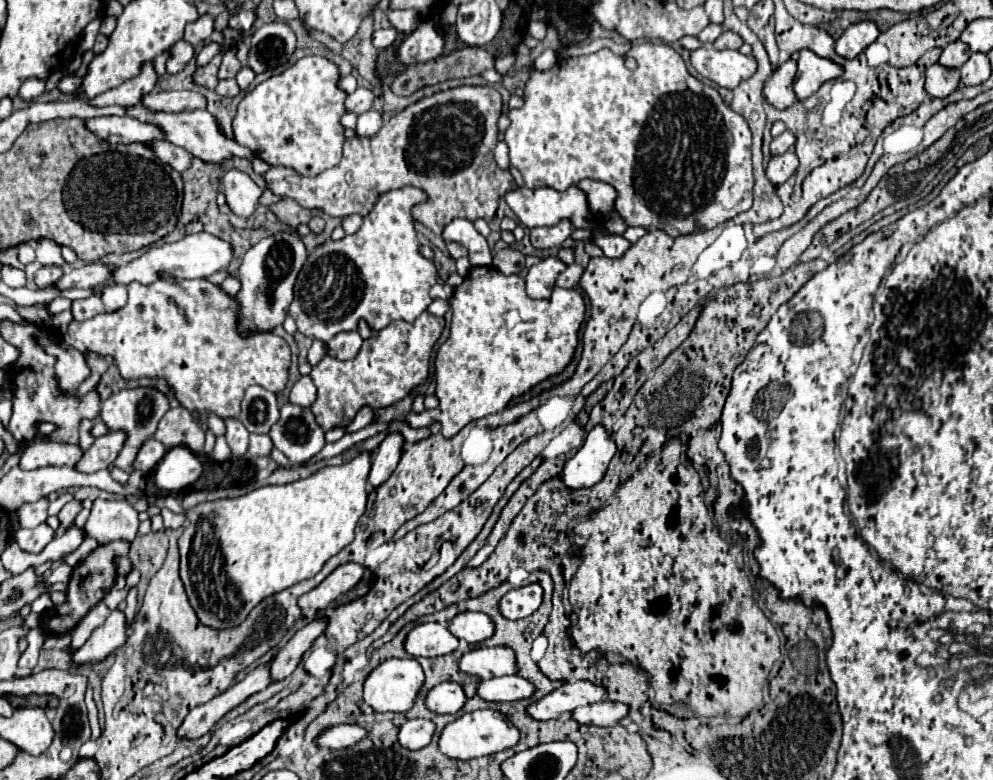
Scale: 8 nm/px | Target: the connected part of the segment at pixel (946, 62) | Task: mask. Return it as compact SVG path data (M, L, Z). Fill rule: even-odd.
M957 40L957 42L951 42L943 50L943 54L939 58L939 64L945 66L945 68L961 68L969 60L969 56L971 56L971 50L967 48L967 44Z

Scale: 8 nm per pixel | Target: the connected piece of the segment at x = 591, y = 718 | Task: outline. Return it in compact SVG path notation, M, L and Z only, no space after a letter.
M601 700L595 704L587 704L583 708L577 708L571 712L571 718L579 724L595 724L595 726L615 726L621 718L625 718L629 712L629 706L621 702Z

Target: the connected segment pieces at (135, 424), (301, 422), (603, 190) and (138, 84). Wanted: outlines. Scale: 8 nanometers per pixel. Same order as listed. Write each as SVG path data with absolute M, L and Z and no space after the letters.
M129 388L129 390L119 390L117 394L111 394L103 404L101 404L101 420L107 424L109 430L125 430L127 440L123 450L119 452L117 460L113 462L117 468L125 472L133 472L133 460L141 448L141 444L155 434L159 420L163 414L169 410L169 400L165 394L161 394L155 388Z
M291 402L283 404L281 406L281 416L279 420L271 426L271 432L269 432L273 444L289 458L289 464L291 466L299 466L299 464L305 464L309 458L313 458L323 446L325 446L325 432L317 426L315 418L313 418L313 412L309 408L303 408L303 406L295 406Z
M581 180L577 186L585 192L593 216L601 218L601 216L613 212L615 190L609 184L599 182L599 180Z
M143 64L143 68L139 70L139 76L125 80L123 84L119 84L113 90L107 90L91 100L87 100L91 106L111 106L111 104L119 104L119 106L133 106L133 104L141 104L141 98L145 94L149 94L157 84L157 72L151 64Z

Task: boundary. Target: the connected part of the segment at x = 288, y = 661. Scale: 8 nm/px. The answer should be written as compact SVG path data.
M319 616L313 622L309 622L305 628L301 628L299 632L295 632L295 636L279 650L279 654L271 662L273 680L287 678L297 668L297 664L301 662L301 656L325 632L325 628L327 628L327 616Z

